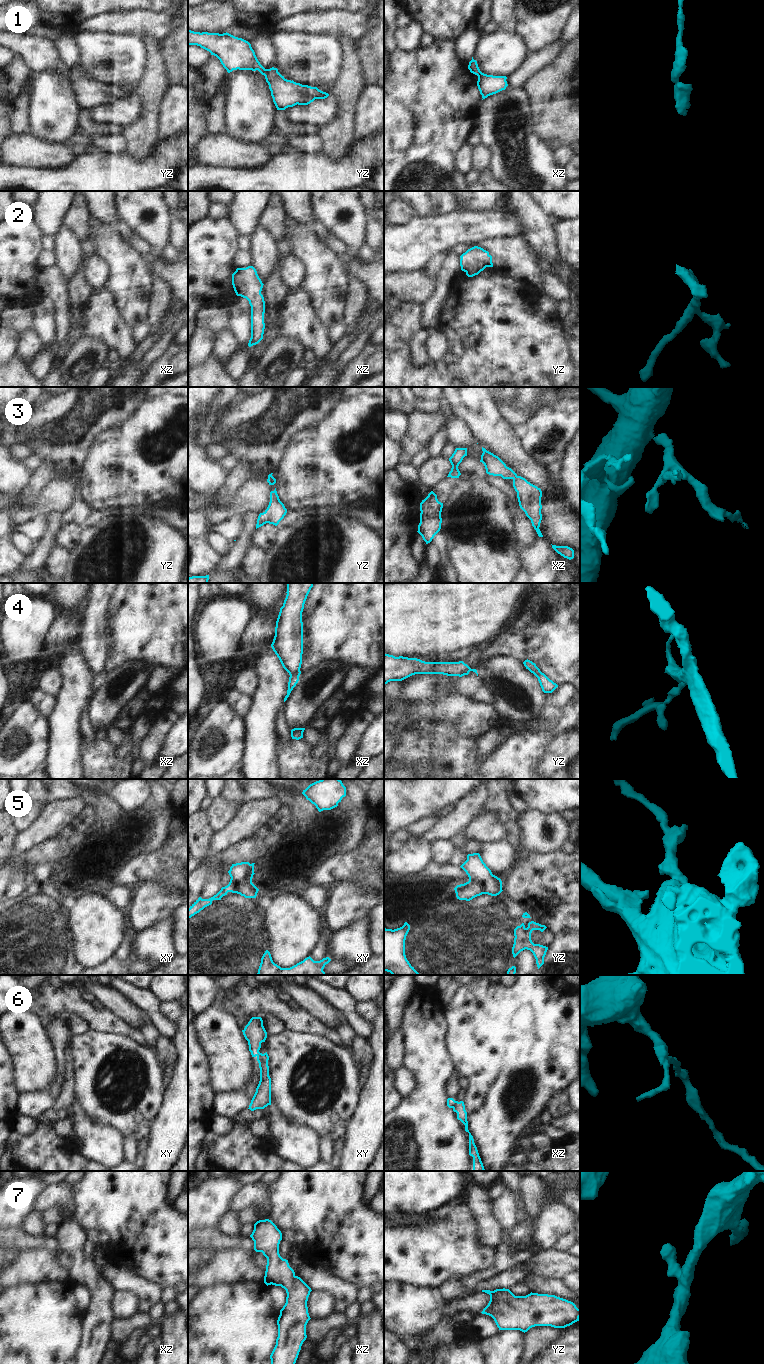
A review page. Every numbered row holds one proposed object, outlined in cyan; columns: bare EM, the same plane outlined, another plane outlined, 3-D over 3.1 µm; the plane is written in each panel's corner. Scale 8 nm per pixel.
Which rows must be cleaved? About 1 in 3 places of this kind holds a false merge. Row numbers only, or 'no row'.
1, 4, 6.

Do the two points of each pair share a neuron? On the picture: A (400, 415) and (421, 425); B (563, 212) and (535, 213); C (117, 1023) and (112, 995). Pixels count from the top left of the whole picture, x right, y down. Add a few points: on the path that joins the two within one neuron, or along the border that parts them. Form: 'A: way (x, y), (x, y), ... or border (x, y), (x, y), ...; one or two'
A: border (408, 410), (407, 428), (399, 439); two
B: border (534, 201), (548, 216); two
C: border (104, 1007), (135, 1028); two

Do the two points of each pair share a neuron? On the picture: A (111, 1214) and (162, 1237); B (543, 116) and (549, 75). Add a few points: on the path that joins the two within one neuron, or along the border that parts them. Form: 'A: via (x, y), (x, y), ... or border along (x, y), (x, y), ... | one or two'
A: via (124, 1214), (128, 1214), (149, 1235) | one
B: via (553, 106), (559, 100), (559, 85) | one

